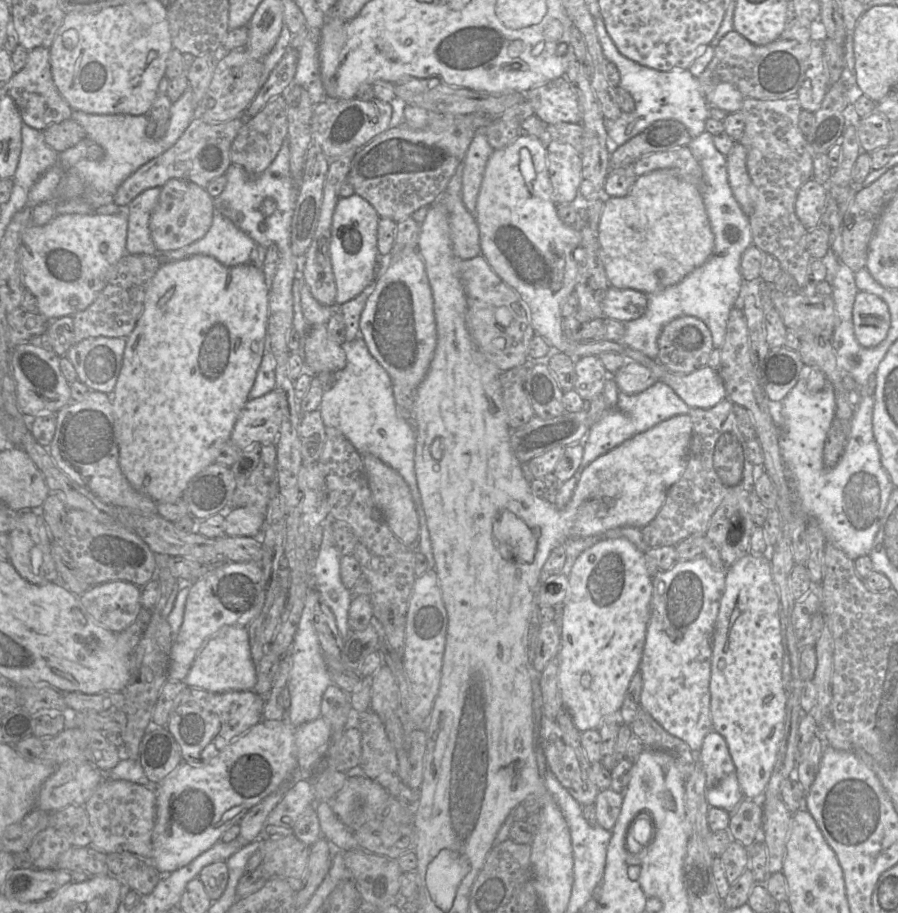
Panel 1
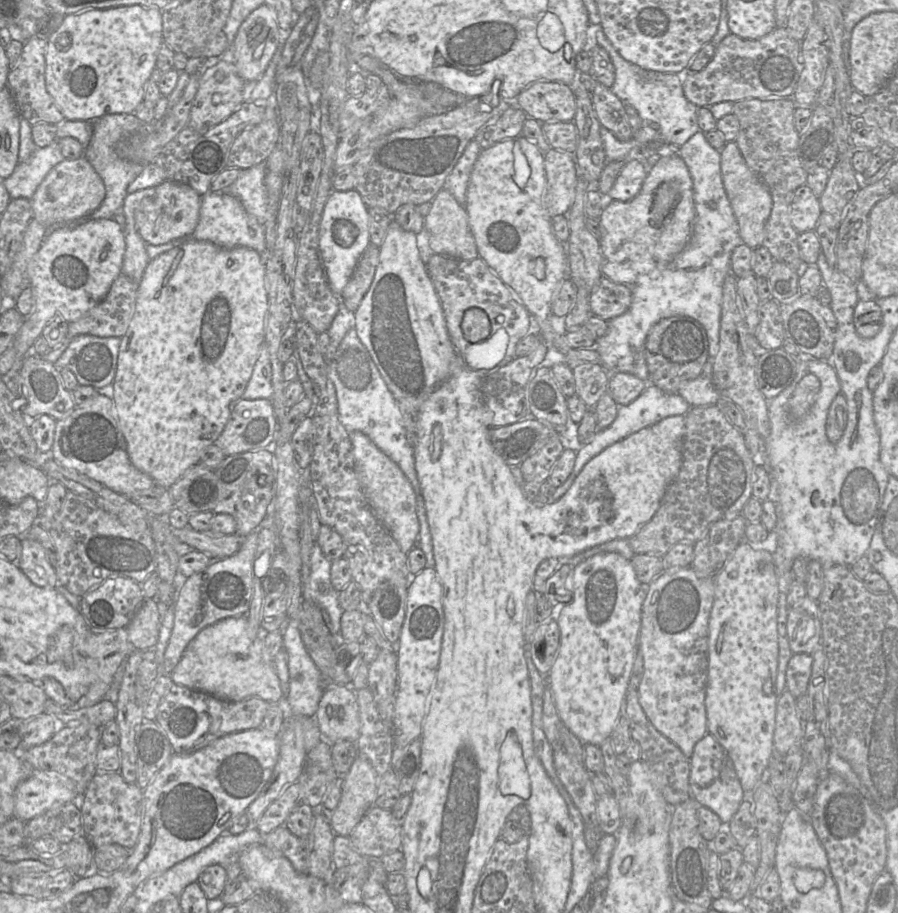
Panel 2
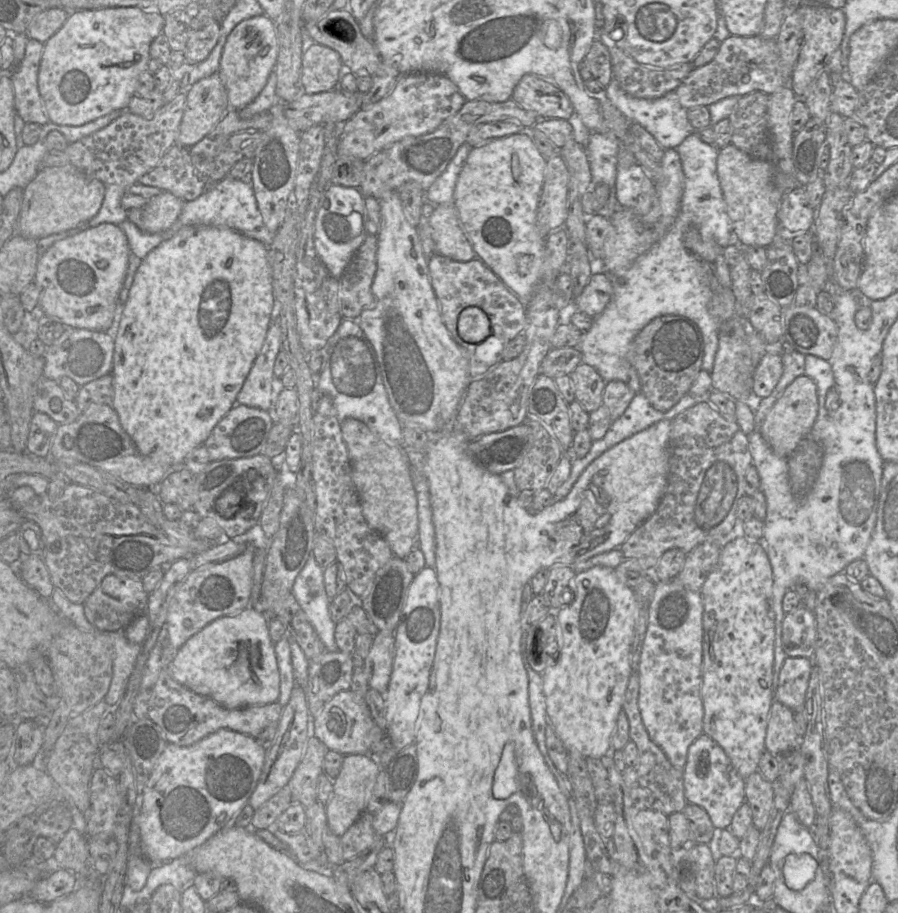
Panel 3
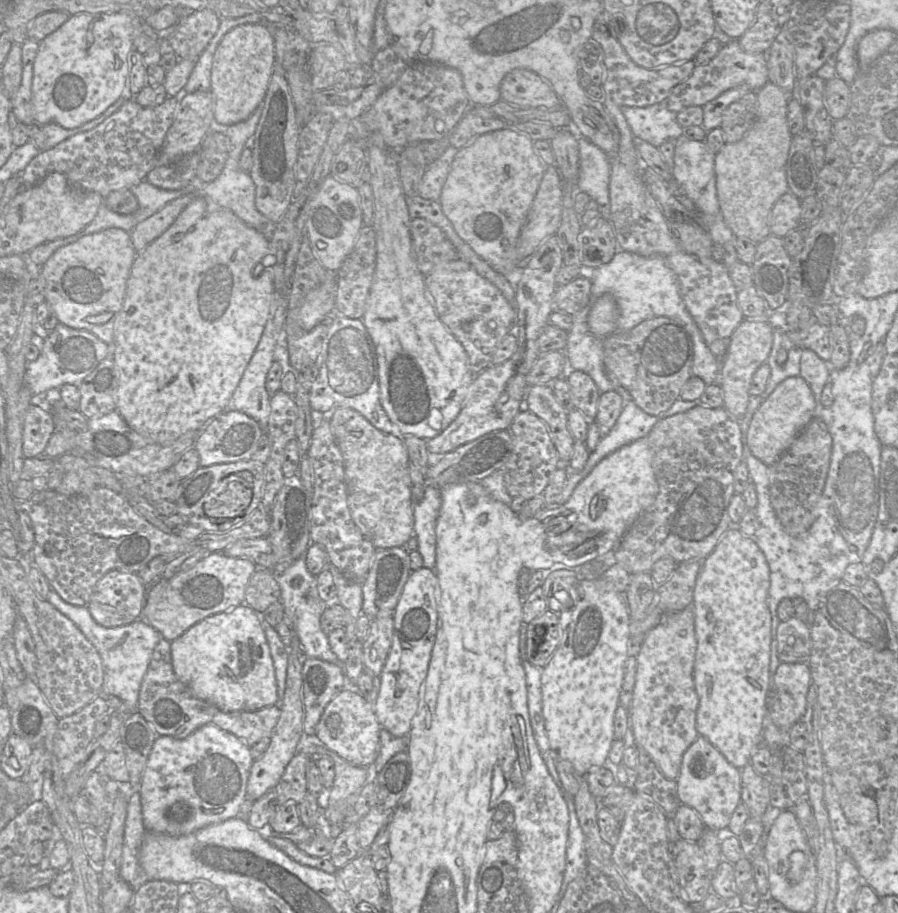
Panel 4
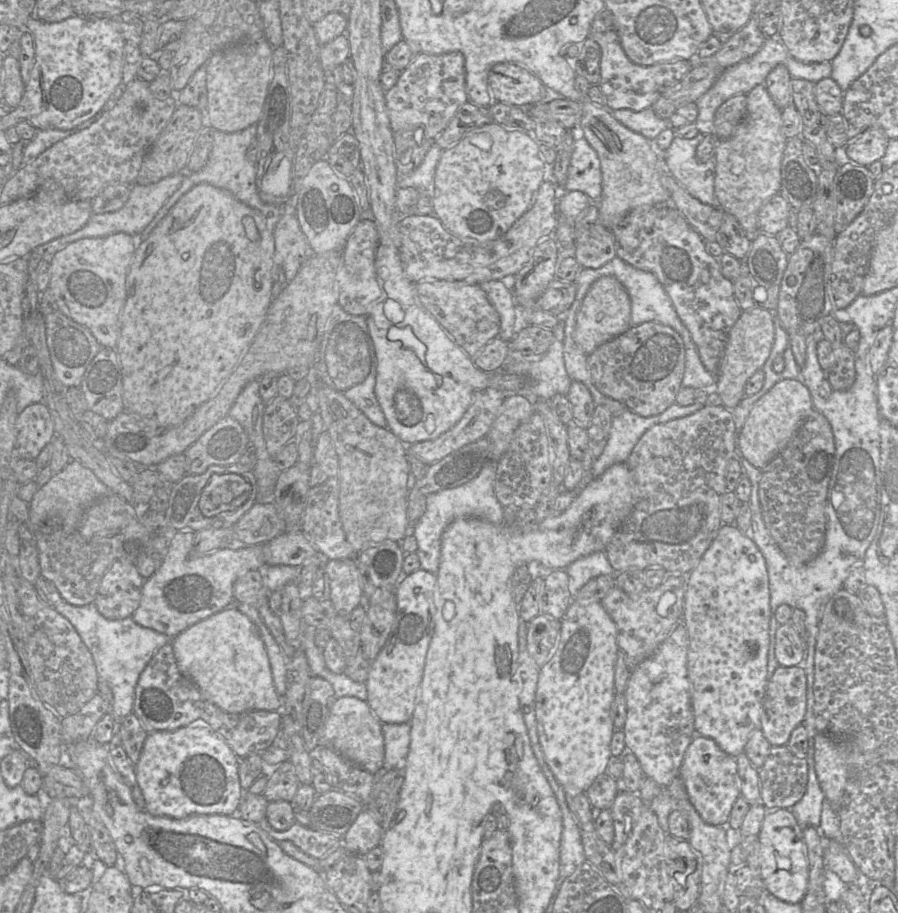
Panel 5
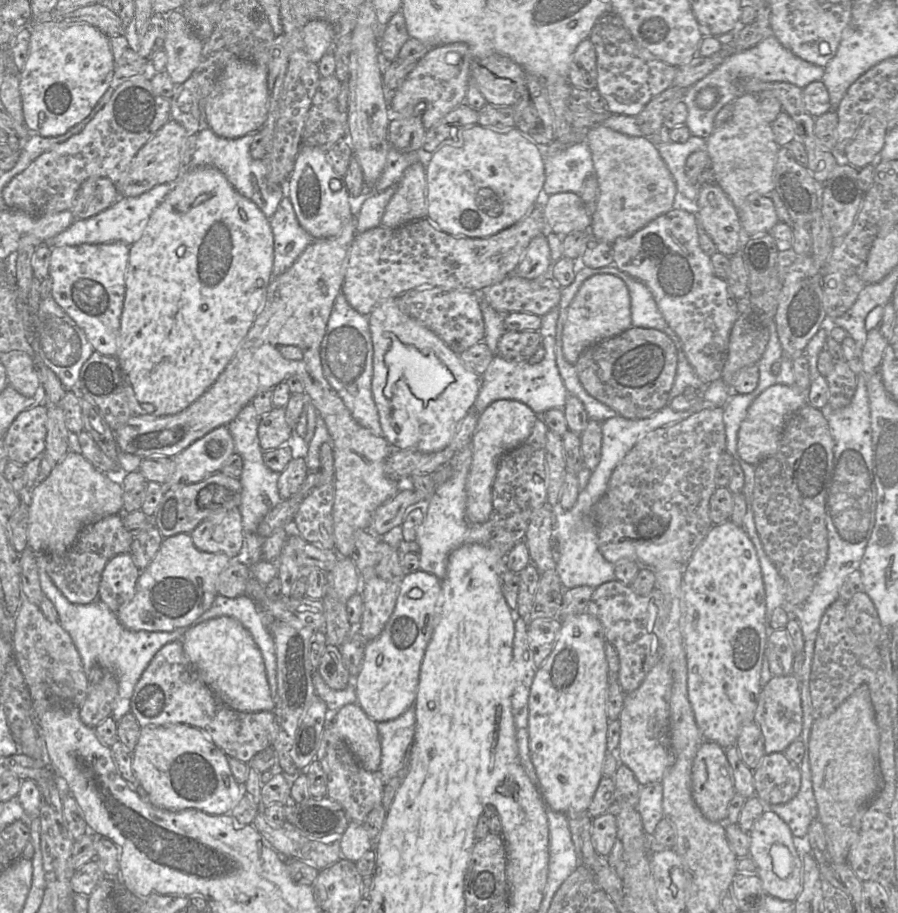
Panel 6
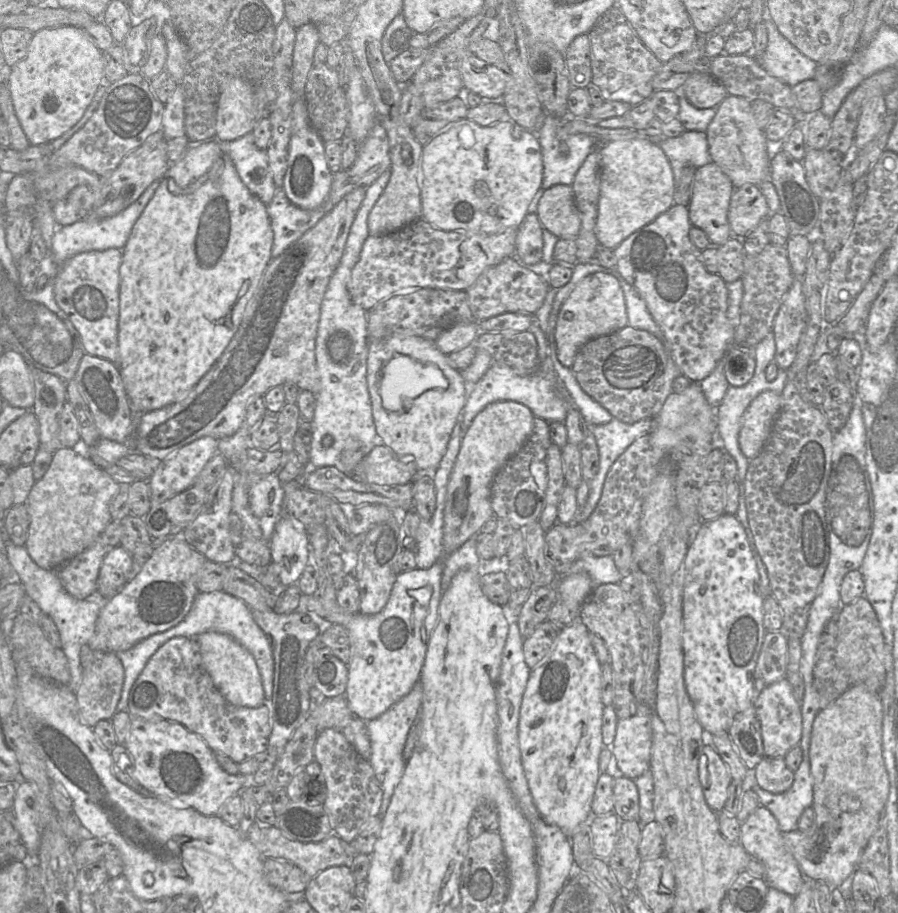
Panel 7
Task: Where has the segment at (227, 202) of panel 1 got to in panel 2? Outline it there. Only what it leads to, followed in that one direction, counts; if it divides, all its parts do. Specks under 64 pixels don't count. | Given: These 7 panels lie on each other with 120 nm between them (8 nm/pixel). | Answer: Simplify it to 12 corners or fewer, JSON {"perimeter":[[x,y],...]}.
{"perimeter":[[265,164],[242,169],[224,191],[262,225],[276,217]]}

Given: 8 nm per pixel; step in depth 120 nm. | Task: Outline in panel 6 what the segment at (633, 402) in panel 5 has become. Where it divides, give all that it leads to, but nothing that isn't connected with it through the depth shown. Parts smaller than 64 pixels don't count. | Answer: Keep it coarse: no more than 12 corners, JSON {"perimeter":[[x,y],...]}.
{"perimeter":[[631,326],[574,364],[586,392],[619,416],[668,406],[677,350]]}

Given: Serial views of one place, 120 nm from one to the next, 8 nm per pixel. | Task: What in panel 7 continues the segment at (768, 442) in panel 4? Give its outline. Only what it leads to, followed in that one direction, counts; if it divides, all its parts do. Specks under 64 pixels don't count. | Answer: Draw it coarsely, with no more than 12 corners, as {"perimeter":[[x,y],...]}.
{"perimeter":[[758,395],[746,409],[739,435],[752,460],[764,447],[781,396]]}

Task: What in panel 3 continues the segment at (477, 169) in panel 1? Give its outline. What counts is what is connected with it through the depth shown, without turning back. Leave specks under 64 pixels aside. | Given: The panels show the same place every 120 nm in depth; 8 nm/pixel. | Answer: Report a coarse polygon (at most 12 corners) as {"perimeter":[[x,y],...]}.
{"perimeter":[[459,147],[425,191],[434,205],[453,203],[458,176],[472,148]]}

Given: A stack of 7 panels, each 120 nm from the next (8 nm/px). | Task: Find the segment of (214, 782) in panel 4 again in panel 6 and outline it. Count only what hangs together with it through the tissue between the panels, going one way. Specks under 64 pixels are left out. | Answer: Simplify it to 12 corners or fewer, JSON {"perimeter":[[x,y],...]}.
{"perimeter":[[194,726],[141,727],[132,770],[155,807],[229,814],[228,756]]}

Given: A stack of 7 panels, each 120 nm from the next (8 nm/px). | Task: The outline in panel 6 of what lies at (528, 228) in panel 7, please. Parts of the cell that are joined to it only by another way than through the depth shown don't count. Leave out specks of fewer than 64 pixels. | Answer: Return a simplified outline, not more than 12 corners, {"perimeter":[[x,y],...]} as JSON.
{"perimeter":[[546,236],[530,241],[515,273],[532,280],[550,274]]}

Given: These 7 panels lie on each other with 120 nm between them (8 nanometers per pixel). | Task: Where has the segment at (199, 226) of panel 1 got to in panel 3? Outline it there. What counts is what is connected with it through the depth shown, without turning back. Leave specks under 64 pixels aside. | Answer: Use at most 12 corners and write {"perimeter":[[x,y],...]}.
{"perimeter":[[168,191],[126,192],[127,218],[146,233],[168,230],[185,201]]}

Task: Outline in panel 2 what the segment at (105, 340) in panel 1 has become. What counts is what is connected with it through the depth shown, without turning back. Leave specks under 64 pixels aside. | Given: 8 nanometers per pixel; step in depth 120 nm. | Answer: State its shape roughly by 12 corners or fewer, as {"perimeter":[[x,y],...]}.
{"perimeter":[[81,334],[53,363],[81,385],[113,385],[121,337]]}

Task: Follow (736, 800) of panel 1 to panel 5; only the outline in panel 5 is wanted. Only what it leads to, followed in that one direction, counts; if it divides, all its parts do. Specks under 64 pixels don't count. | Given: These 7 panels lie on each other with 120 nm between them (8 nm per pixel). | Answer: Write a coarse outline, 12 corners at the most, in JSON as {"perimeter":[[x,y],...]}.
{"perimeter":[[696,735],[679,777],[703,821],[728,827],[735,758]]}

